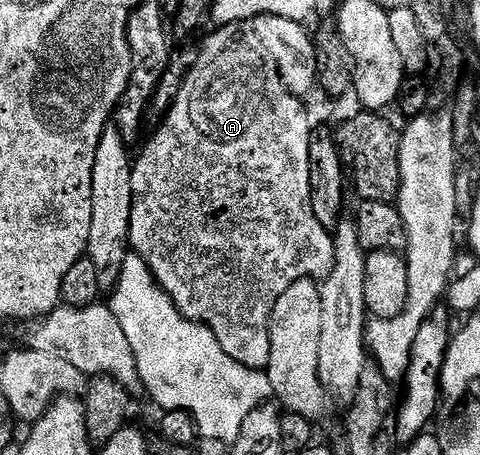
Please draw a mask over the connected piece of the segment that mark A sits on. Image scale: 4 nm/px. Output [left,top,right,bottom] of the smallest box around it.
[128,23,336,371]

